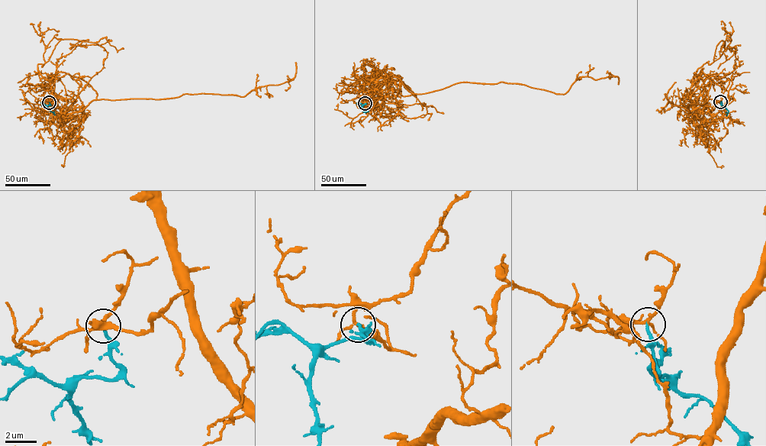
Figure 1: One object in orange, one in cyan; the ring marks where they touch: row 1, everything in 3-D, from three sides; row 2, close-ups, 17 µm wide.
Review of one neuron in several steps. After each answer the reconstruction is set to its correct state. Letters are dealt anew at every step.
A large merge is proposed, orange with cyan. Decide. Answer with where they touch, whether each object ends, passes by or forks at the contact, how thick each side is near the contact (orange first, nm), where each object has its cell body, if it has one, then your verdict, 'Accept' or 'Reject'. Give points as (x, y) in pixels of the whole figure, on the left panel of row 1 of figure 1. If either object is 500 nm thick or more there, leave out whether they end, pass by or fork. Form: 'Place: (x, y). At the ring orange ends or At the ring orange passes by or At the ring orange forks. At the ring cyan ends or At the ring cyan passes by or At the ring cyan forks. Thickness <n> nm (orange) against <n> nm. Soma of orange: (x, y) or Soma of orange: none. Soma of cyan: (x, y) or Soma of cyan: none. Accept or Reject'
Place: (49, 102). At the ring orange forks. At the ring cyan ends. Thickness 160 nm (orange) against 190 nm. Soma of orange: none. Soma of cyan: none. Accept

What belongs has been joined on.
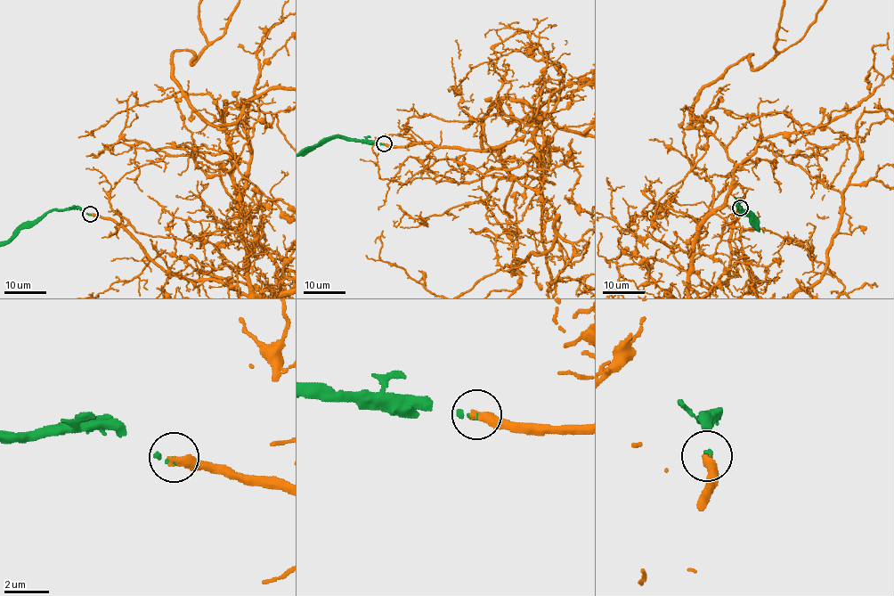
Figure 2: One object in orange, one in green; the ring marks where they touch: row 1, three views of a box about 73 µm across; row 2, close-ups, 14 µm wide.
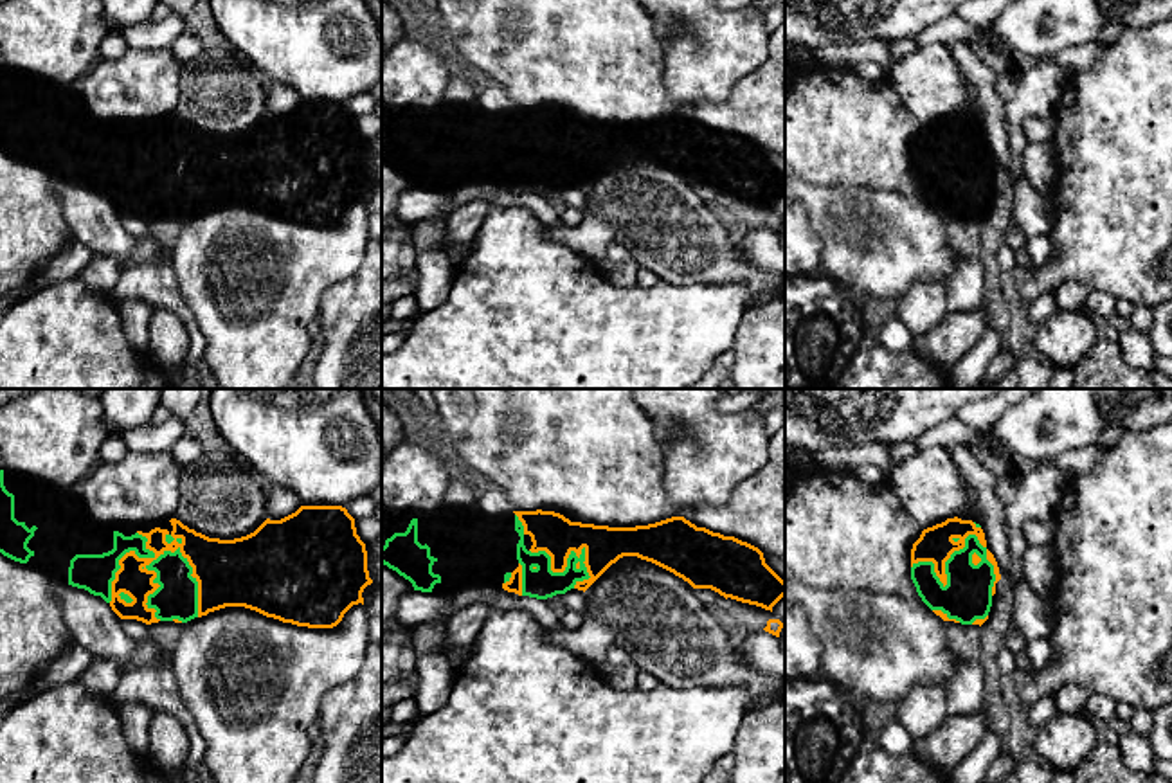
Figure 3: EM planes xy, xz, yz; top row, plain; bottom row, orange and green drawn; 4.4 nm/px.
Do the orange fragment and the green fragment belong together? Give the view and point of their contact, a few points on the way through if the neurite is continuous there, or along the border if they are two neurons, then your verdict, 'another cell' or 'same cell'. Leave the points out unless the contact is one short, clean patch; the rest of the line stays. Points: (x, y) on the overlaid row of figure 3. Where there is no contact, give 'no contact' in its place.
meets orange in xy at (188, 560); same cell

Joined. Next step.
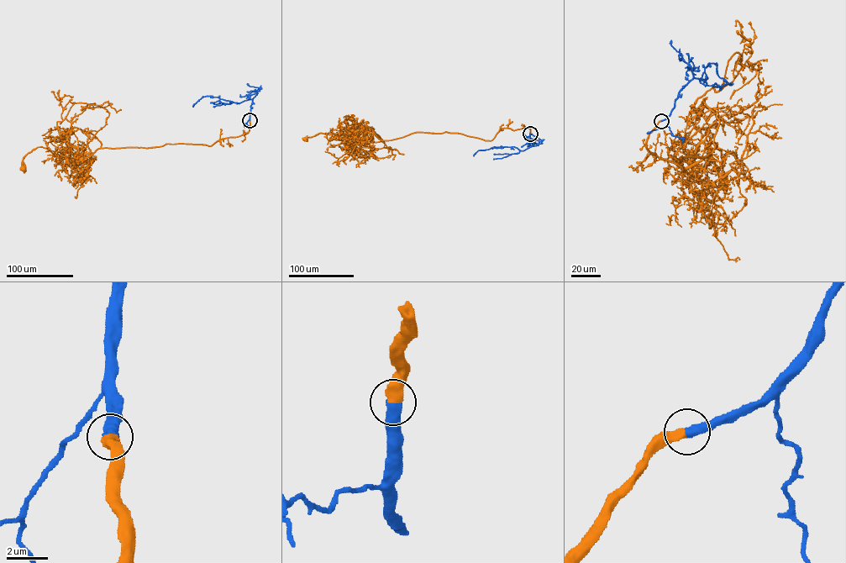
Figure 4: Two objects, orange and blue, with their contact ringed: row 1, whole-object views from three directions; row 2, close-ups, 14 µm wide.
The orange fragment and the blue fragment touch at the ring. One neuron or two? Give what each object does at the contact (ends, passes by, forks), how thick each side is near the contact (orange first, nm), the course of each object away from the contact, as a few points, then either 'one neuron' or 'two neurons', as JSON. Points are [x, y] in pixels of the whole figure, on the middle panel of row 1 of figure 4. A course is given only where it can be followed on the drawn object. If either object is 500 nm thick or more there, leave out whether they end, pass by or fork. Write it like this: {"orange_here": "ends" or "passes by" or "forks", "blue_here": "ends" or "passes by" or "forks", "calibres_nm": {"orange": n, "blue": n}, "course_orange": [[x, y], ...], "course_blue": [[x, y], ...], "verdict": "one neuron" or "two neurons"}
{"calibres_nm": {"orange": 500, "blue": 550}, "course_orange": [[530, 134], [528, 128], [502, 128], [489, 140], [416, 132], [381, 140], [363, 128], [305, 139]], "course_blue": [[530, 134], [533, 144], [523, 150], [514, 146], [495, 147], [479, 149], [474, 155]], "verdict": "one neuron"}

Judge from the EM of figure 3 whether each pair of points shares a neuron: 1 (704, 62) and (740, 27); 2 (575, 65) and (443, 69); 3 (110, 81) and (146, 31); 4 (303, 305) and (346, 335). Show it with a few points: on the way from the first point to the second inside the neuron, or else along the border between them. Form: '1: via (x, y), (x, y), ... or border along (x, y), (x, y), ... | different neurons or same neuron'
1: via (713, 53), (731, 36) | same neuron
2: border along (447, 51), (454, 58) | different neurons
3: border along (130, 47), (168, 49) | different neurons
4: border along (342, 279), (335, 281), (323, 294), (317, 317) | different neurons

